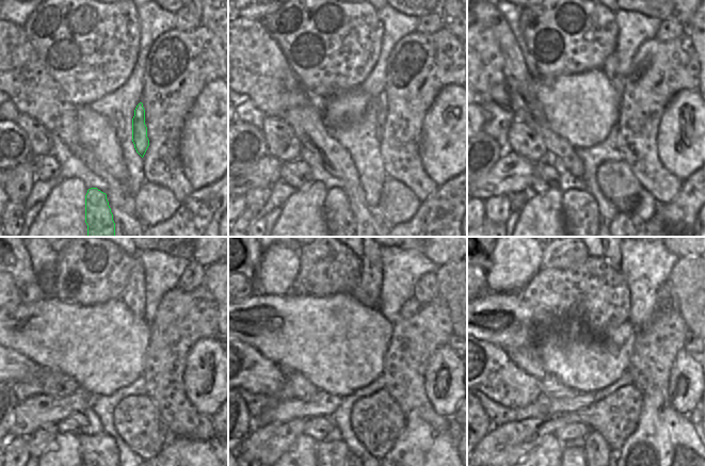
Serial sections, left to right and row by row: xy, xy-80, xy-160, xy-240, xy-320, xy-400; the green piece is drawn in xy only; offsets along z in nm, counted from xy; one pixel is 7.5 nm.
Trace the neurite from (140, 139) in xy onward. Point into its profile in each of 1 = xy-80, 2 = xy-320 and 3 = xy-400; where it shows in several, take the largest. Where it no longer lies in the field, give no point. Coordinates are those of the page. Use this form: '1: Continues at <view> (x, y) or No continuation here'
1: Continues at xy-80 (381, 99)
2: Continues at xy-320 (371, 272)
3: Continues at xy-400 (613, 258).

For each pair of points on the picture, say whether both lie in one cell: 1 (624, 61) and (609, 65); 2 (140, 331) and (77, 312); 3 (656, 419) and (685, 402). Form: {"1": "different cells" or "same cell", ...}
{"1": "different cells", "2": "same cell", "3": "different cells"}

